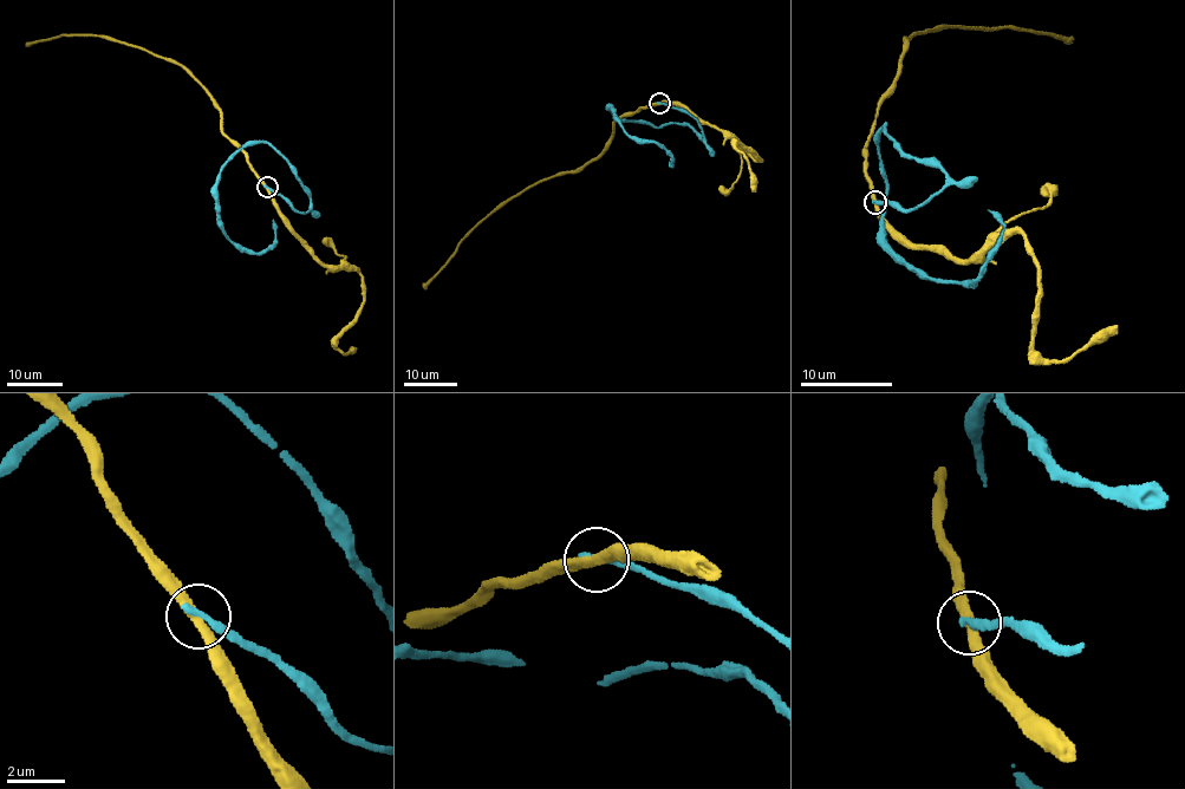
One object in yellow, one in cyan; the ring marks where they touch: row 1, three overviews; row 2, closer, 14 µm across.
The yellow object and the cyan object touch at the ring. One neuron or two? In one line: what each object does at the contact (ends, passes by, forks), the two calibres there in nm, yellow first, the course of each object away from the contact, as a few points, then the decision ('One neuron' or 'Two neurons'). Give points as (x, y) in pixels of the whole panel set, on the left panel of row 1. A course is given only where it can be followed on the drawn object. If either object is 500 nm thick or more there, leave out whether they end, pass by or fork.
At the ring yellow passes by. At the ring cyan ends. Thickness 340 nm (yellow) against 280 nm. Course of yellow: (266, 188), (248, 156), (222, 131), (219, 108), (208, 90), (181, 66), (93, 34), (63, 34), (27, 44). Course of cyan: (266, 188), (310, 208), (281, 155), (247, 143), (216, 186), (217, 222), (258, 253), (274, 245), (273, 220). Two neurons

